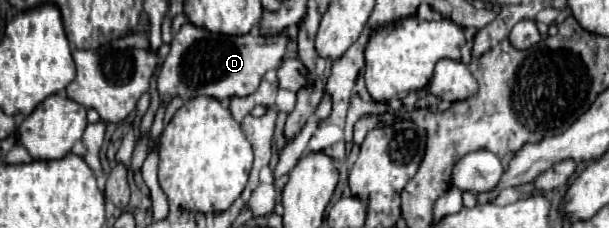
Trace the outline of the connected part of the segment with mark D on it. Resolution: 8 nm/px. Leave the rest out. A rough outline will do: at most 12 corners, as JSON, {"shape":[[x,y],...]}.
{"shape":[[186,22],[158,74],[164,106],[252,94],[288,36]]}

